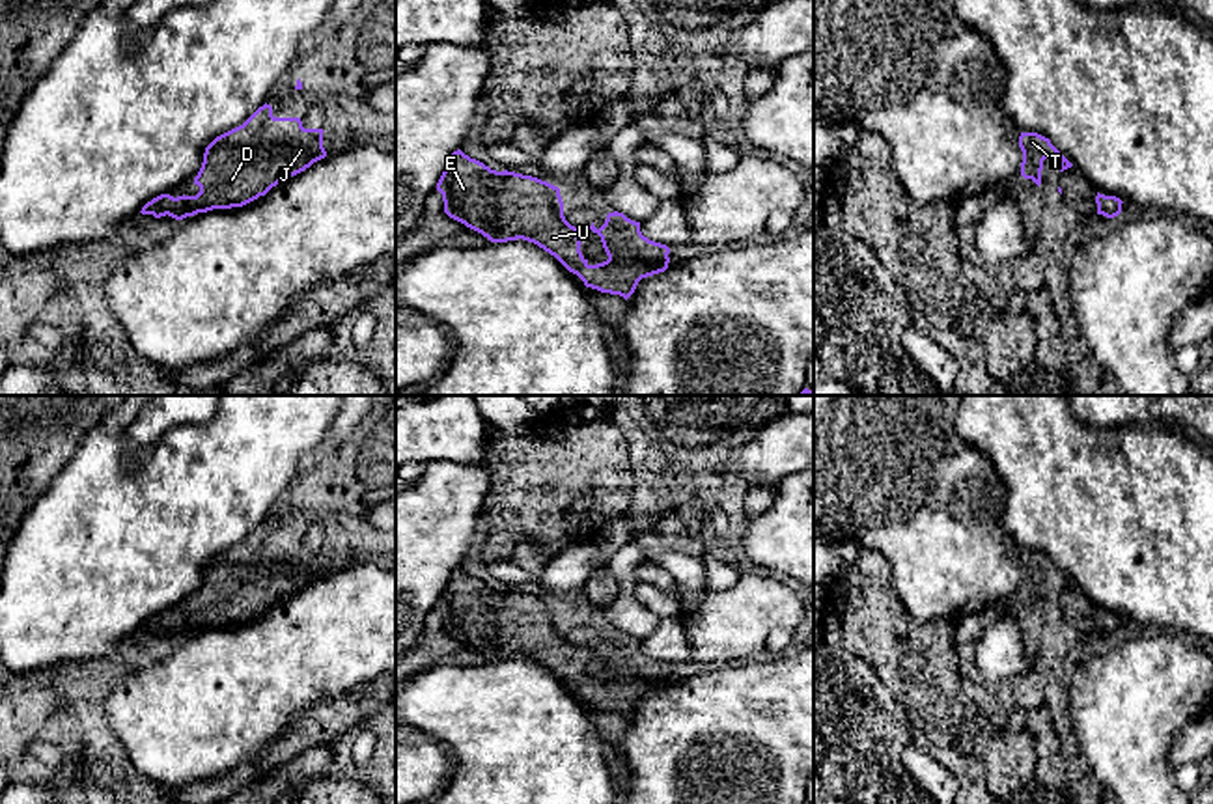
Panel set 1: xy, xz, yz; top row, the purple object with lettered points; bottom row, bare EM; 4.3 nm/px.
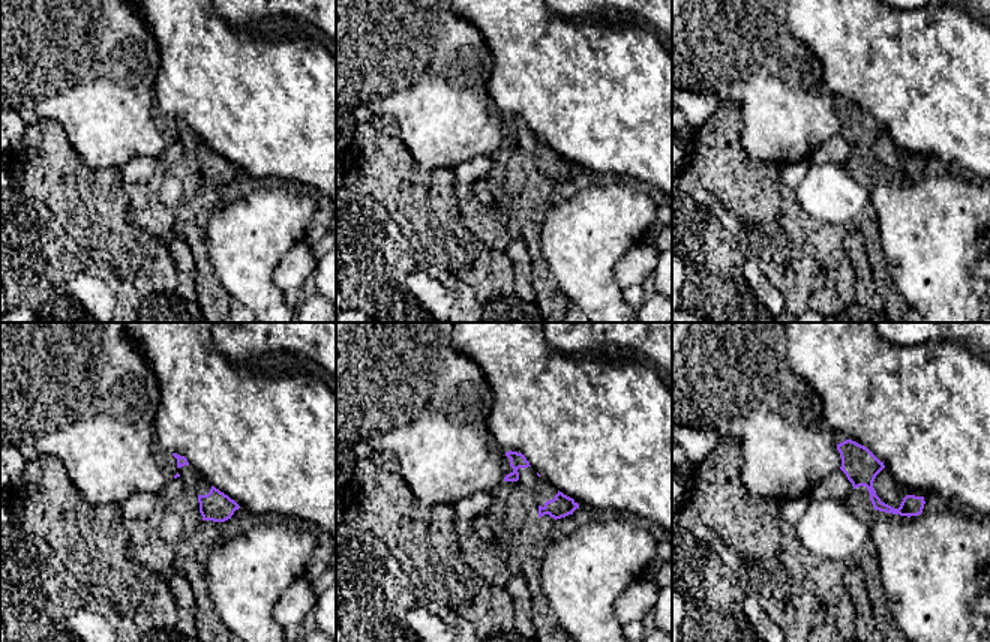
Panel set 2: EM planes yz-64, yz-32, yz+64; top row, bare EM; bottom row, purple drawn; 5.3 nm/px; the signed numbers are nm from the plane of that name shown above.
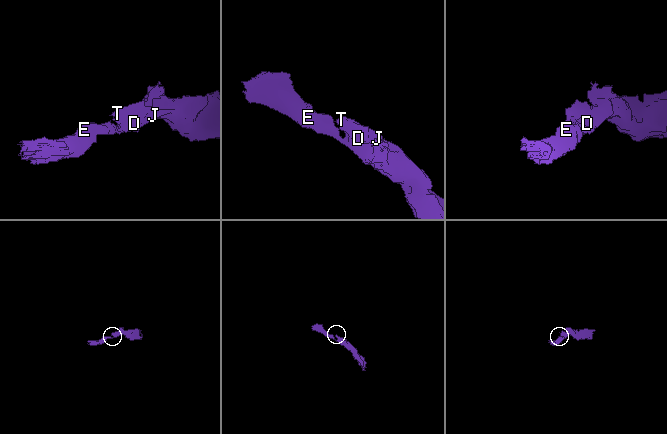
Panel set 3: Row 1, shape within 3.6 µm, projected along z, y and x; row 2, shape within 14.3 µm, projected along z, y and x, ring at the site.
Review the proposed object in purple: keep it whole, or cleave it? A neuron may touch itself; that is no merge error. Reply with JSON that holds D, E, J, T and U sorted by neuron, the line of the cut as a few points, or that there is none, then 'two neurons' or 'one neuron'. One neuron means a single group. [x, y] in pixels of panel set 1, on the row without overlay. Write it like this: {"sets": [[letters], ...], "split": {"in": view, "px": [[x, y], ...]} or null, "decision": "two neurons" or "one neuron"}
{"sets": [["D", "E", "J", "T", "U"]], "split": null, "decision": "one neuron"}

